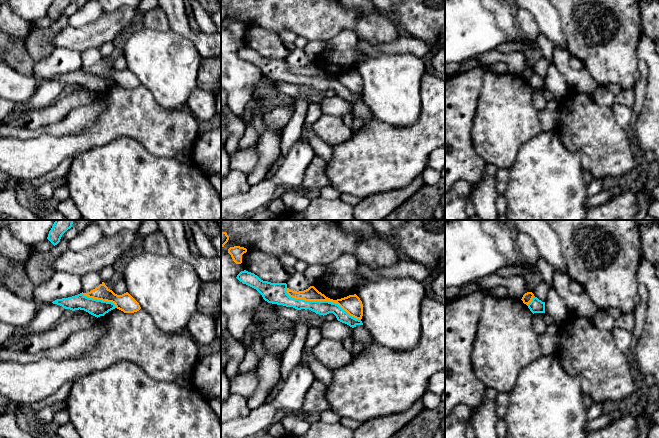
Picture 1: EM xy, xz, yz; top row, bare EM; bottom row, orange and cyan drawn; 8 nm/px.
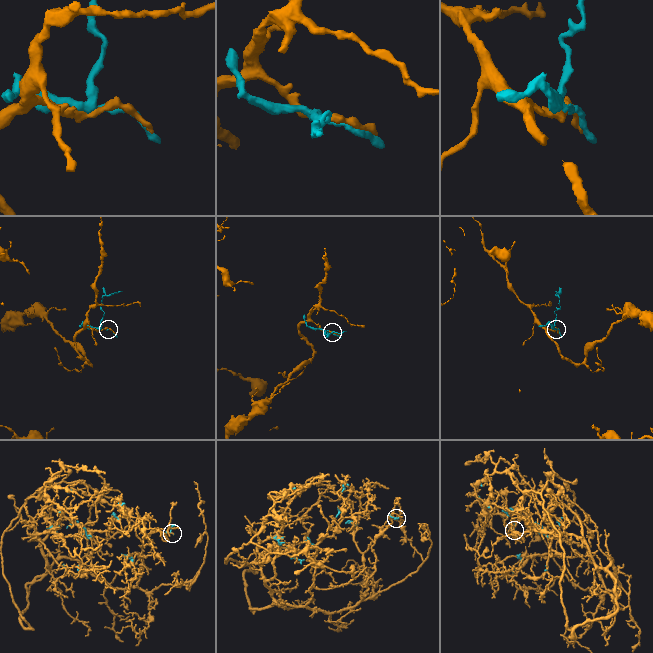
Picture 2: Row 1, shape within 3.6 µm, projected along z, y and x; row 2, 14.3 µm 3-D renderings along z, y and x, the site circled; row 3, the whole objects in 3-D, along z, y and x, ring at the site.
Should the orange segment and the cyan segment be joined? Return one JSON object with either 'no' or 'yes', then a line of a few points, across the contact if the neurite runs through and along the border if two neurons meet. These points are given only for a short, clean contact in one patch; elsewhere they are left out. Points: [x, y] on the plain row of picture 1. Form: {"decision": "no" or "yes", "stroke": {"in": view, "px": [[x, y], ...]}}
{"decision": "yes"}

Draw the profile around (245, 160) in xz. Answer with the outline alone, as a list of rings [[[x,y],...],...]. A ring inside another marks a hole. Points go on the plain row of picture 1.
[[[258,140],[247,149],[238,148],[236,152],[230,156],[231,170],[242,171],[246,175],[251,173],[258,162],[257,146]]]

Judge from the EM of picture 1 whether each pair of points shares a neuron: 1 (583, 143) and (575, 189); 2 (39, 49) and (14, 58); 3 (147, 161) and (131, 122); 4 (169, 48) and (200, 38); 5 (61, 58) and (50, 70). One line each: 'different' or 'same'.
1: different
2: different
3: different
4: different
5: same

